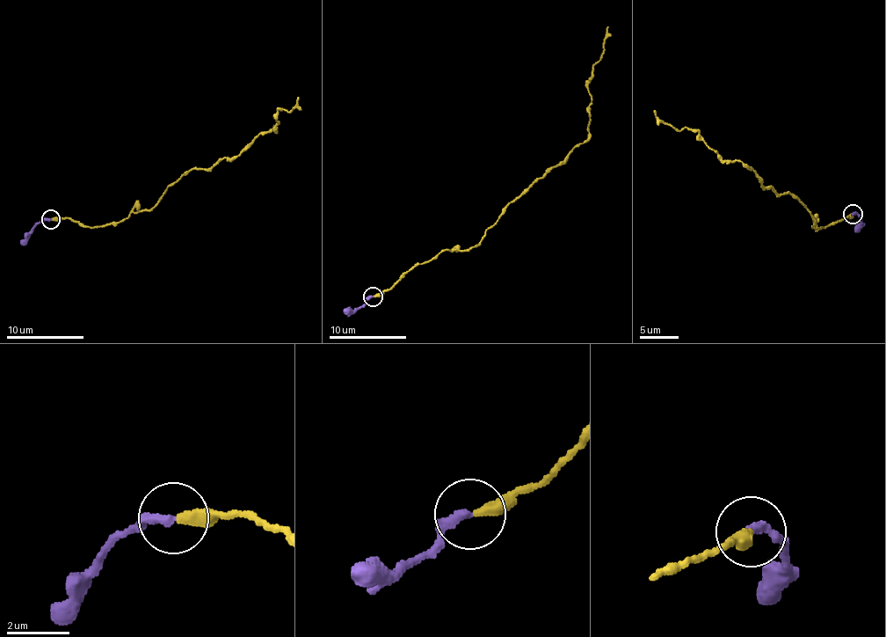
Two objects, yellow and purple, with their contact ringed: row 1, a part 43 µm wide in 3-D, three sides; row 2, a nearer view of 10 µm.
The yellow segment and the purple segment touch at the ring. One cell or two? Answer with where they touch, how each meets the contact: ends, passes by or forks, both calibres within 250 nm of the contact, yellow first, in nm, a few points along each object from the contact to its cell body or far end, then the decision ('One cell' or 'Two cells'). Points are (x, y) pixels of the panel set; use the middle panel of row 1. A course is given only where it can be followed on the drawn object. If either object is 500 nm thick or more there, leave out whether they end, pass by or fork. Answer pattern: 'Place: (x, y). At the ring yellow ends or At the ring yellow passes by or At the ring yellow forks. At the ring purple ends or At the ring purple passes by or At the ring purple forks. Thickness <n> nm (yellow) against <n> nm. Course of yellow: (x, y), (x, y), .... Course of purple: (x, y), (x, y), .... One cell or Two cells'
Place: (373, 296). At the ring yellow ends. At the ring purple ends. Thickness 360 nm (yellow) against 320 nm. Course of yellow: (374, 296), (443, 250), (469, 250), (479, 243), (510, 201), (584, 142), (590, 80), (606, 25). Course of purple: (372, 296), (350, 313), (344, 311). One cell

